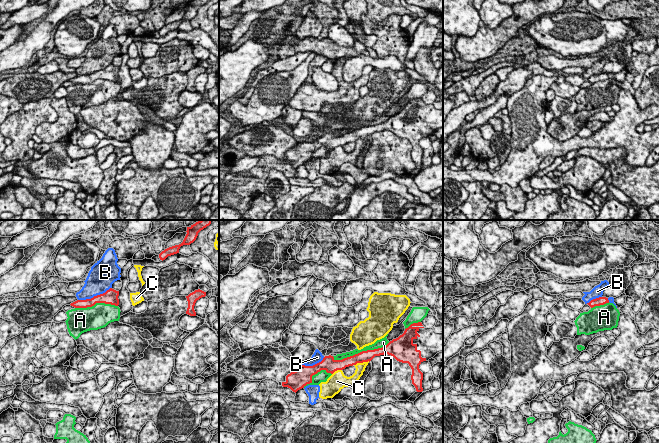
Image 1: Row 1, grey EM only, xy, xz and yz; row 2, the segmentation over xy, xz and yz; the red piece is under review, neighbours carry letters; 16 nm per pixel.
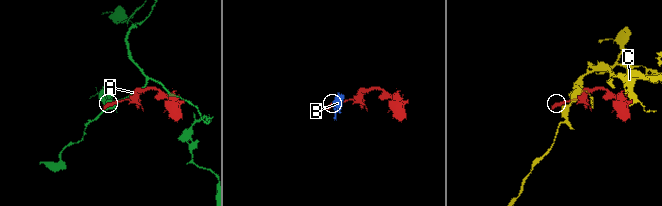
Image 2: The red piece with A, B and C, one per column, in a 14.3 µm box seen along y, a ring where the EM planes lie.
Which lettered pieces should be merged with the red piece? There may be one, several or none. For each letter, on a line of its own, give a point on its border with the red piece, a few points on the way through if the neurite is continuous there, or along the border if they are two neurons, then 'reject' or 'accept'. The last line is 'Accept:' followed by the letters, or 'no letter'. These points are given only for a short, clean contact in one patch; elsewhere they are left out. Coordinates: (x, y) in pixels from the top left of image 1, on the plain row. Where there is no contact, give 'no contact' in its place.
A: xz (360, 128) | reject
B: xy (94, 72) | reject
C: xz (361, 138) | reject
Accept: no letter

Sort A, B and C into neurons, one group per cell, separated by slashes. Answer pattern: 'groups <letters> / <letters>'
groups A / B / C

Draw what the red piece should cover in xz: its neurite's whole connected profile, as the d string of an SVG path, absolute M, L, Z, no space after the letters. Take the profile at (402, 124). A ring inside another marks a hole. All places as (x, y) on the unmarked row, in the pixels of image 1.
M421 98L413 99L385 123L362 127L342 136L335 136L331 131L325 132L313 142L299 140L296 147L286 152L285 158L279 158L279 162L288 163L296 169L312 159L312 152L321 146L333 150L357 139L370 138L375 132L388 130L399 138L409 140L412 145L412 160L417 168L422 168L423 149L419 141L423 137L429 137L439 128L443 128L443 109L436 109L433 104L425 104Z

